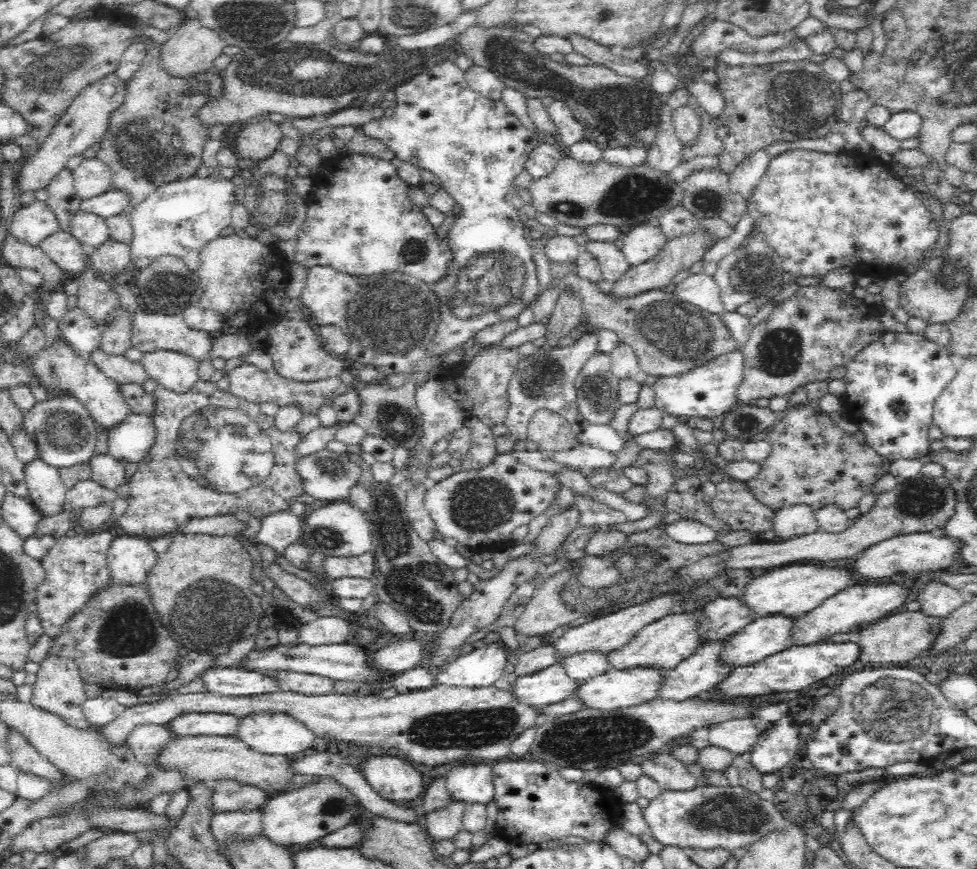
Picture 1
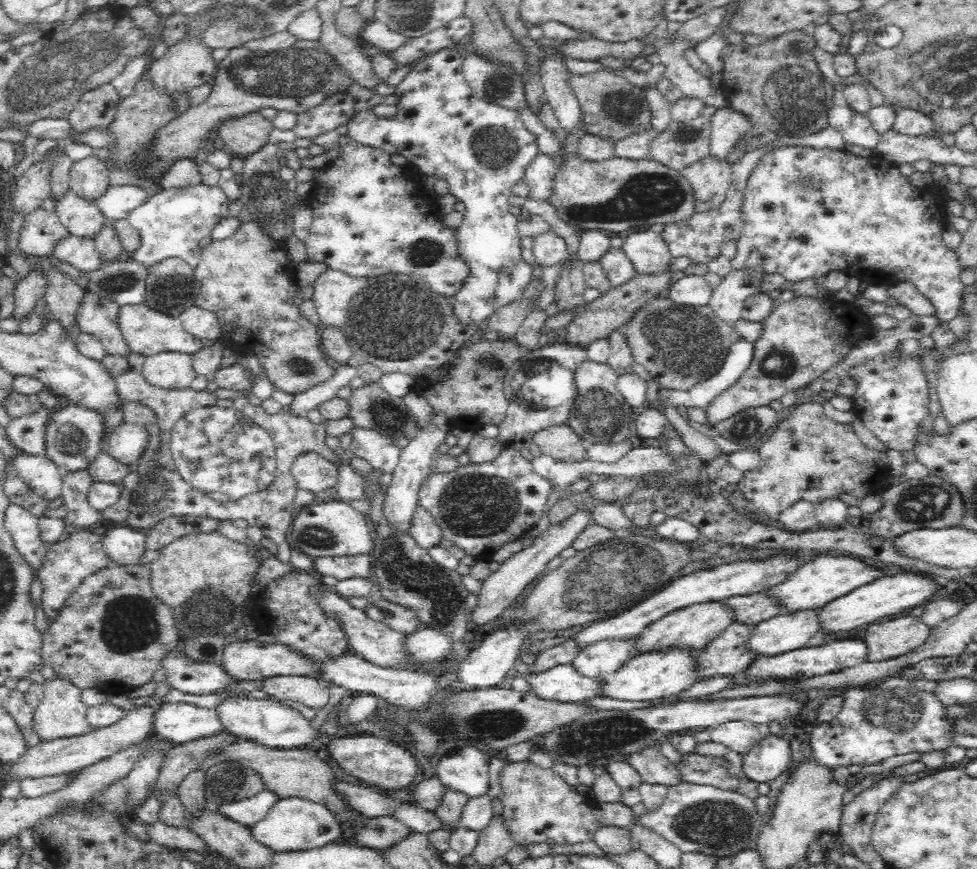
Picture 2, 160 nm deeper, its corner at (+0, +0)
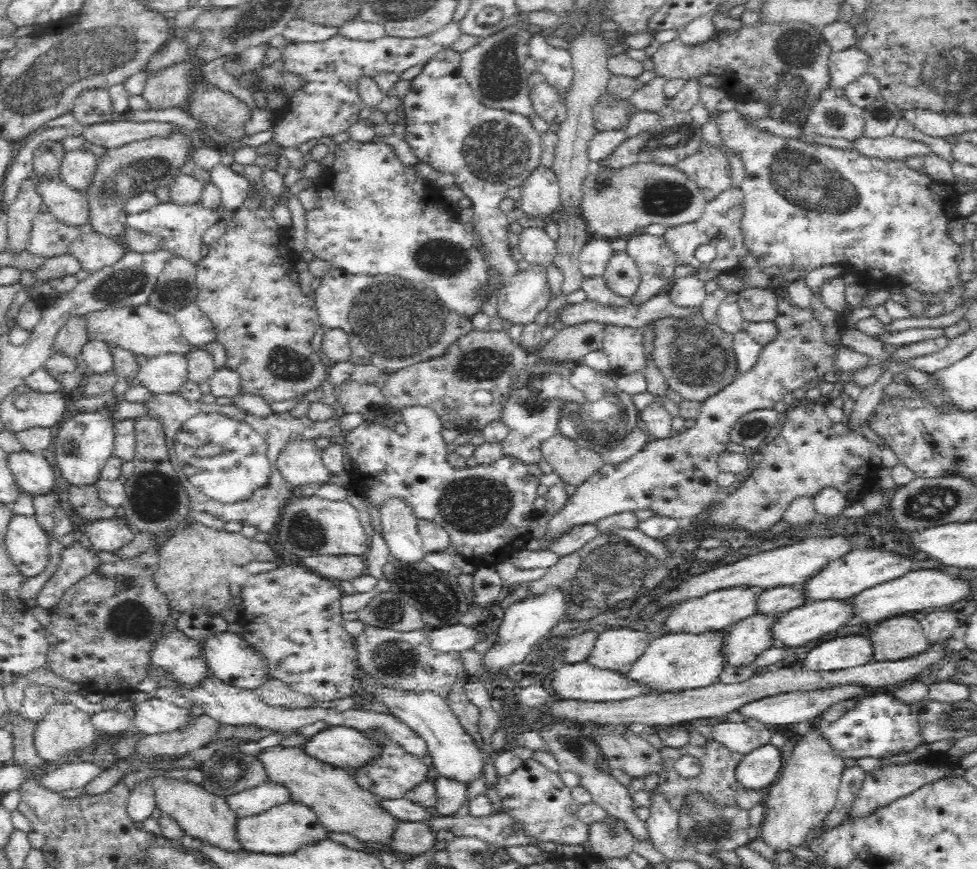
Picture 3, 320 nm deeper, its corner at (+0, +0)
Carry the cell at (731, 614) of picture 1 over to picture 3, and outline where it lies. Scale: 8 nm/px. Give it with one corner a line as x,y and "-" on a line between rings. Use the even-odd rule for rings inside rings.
777,586
766,589
756,596
756,612
779,616
790,609
798,608
808,602
804,591
797,586

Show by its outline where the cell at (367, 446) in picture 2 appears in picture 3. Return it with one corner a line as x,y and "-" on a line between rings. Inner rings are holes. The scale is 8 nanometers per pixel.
410,405
404,407
400,411
403,416
403,422
408,427
406,435
397,434
394,429
388,425
376,424
370,420
364,420
362,424
359,424
354,430
348,431
345,436
344,448
350,455
350,458
352,458
353,462
357,464
358,474
360,474
360,478
362,478
358,490
364,494
363,498
366,502
371,502
379,510
380,506
382,506
382,502
386,502
386,500
390,498
399,498
400,500
403,500
405,504
412,509
417,522
424,520
434,522
449,535
451,545
456,548
458,554
462,554
468,561
479,565
493,565
495,563
506,561
513,552
516,552
519,549
524,549
525,541
530,537
528,526
538,515
534,509
533,502
543,490
539,483
539,477
530,475
530,473
528,473
528,467
524,462
519,461
517,457
508,455
502,456
500,460
495,460
492,464
478,464
475,467
467,466
466,468
454,468
445,458
446,443
440,434
443,426
441,420
438,418
437,412
434,412
432,408
426,408
425,405

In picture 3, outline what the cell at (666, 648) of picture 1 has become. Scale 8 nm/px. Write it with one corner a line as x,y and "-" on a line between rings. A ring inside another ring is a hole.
734,587
728,590
712,591
708,595
677,604
671,609
672,614
669,614
665,620
663,632
658,634
702,635
710,631
724,631
736,622
757,613
756,596
760,592
762,591
750,587

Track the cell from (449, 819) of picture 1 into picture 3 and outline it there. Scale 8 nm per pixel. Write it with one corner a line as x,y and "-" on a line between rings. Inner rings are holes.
440,776
435,781
437,804
433,813
442,817
450,817
467,801
468,787

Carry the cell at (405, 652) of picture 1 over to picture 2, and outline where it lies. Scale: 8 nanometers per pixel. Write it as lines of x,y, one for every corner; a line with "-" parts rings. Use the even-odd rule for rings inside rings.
419,628
406,638
404,647
410,659
422,662
446,658
453,643
446,635
434,629

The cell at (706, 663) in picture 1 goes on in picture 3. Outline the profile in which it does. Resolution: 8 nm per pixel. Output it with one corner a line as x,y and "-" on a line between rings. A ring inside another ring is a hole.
757,612
729,626
722,642
726,664
749,666
761,652
772,647
769,629
778,617

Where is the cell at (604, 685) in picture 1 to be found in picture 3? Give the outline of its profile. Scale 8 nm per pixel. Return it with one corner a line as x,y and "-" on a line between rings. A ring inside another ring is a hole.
726,630
710,631
702,635
678,633
653,635
642,656
631,664
624,677
655,694
689,691
718,683
719,674
726,666
726,659
722,653
724,634

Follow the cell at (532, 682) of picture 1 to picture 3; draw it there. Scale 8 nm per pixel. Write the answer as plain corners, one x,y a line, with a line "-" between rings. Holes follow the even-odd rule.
588,661
574,664
565,663
561,667
556,667
549,678
553,681
555,692
560,693
562,698
584,702
618,702
640,696
640,694
648,695
651,693
650,690
645,690
642,686
637,686
630,680
626,680
620,671
596,668

